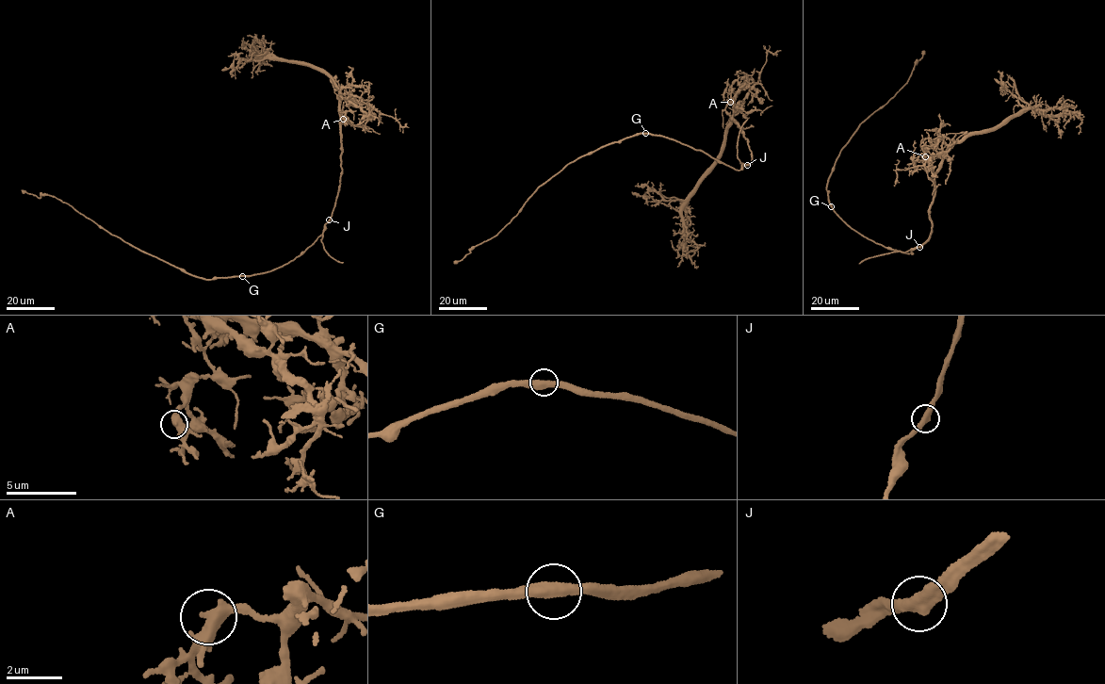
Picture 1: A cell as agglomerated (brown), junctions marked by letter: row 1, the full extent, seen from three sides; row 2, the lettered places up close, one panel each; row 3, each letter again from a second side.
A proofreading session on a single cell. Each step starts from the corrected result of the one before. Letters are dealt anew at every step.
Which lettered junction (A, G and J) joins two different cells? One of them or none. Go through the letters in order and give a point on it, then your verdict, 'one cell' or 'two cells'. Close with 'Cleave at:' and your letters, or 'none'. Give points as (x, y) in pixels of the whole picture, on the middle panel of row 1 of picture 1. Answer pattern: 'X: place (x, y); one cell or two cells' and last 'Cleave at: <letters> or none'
A: place (730, 102); one cell
G: place (645, 133); one cell
J: place (747, 165); one cell
Cleave at: none

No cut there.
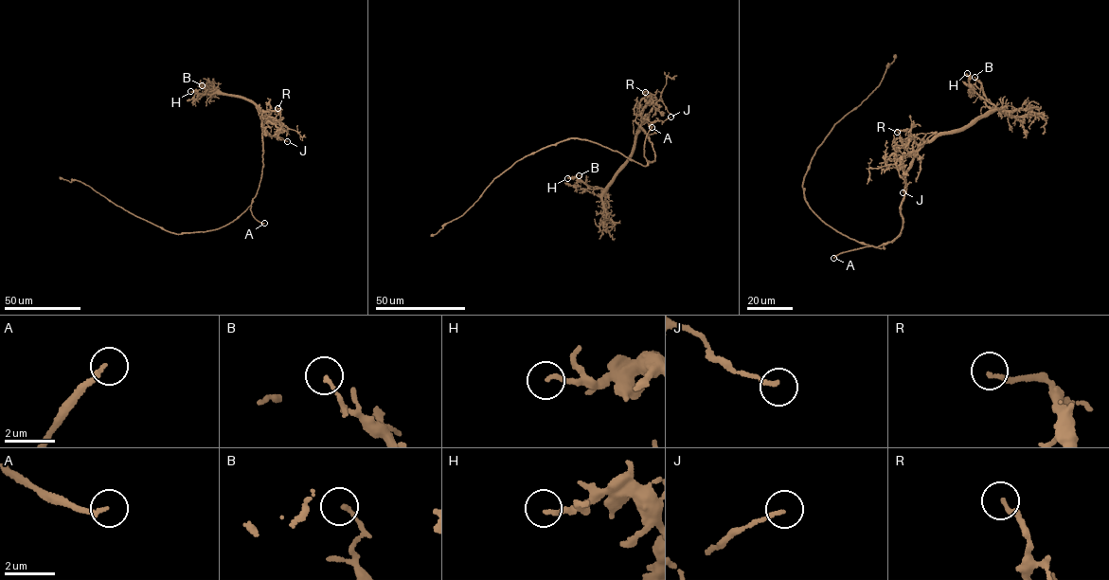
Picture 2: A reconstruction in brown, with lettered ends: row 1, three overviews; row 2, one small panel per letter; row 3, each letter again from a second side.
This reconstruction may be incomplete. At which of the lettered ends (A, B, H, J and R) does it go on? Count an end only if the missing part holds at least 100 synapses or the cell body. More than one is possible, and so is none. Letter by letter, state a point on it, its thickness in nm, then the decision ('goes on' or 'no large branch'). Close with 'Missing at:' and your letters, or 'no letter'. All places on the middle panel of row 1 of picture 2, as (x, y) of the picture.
A: place (652, 127); calibre 170 nm; goes on
B: place (579, 175); calibre 140 nm; no large branch
H: place (567, 178); calibre 150 nm; no large branch
J: place (670, 117); calibre 150 nm; no large branch
R: place (645, 92); calibre 170 nm; no large branch
Missing at: A

